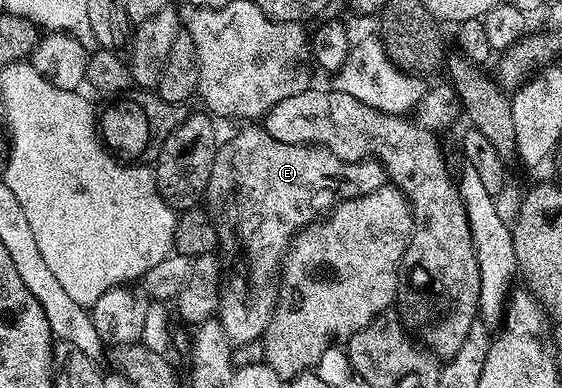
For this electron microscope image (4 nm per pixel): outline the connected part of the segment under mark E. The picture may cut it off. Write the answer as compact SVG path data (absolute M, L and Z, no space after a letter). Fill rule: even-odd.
M265 126L243 127L246 128L236 132L227 143L225 140L219 146L212 161L212 173L208 177L204 196L205 202L210 202L209 210L217 216L220 223L222 218L221 226L226 226L231 237L242 246L246 263L250 266L250 283L254 286L250 295L238 287L232 288L230 292L227 290L216 312L218 324L224 329L232 345L254 343L257 339L259 342L265 336L278 302L278 284L275 280L279 278L282 260L296 236L305 231L311 223L321 220L333 211L339 203L355 199L364 193L372 193L387 182L386 169L376 159L357 159L349 163L333 155L326 147L276 141L276 137L267 133Z

